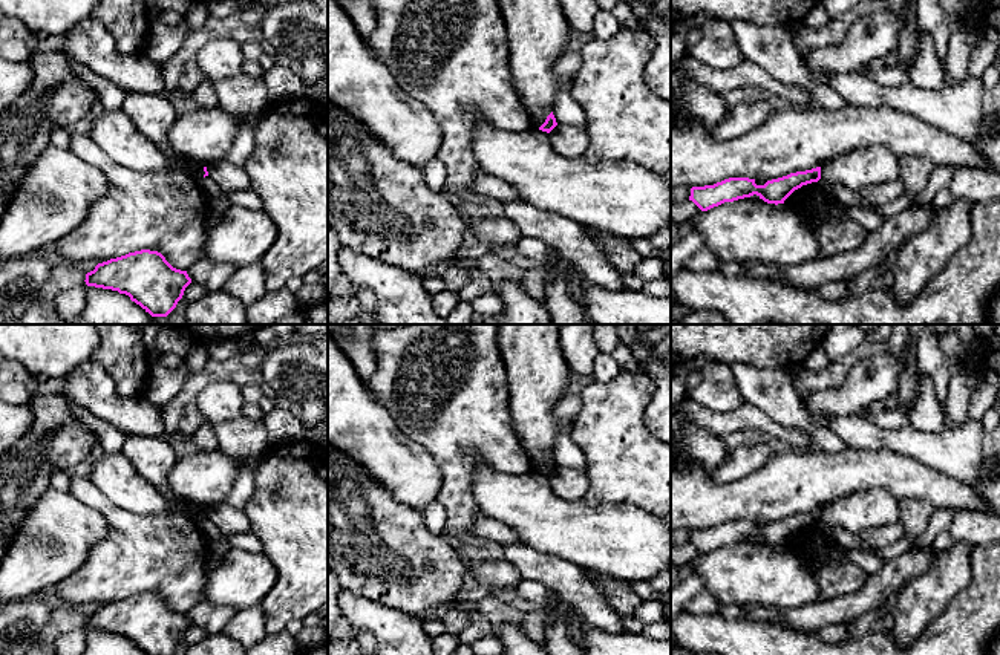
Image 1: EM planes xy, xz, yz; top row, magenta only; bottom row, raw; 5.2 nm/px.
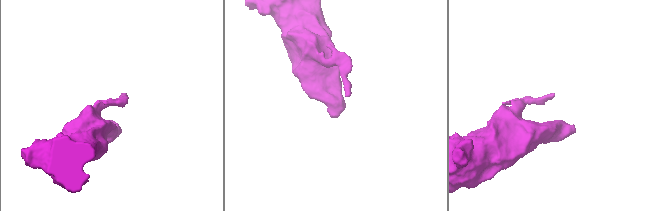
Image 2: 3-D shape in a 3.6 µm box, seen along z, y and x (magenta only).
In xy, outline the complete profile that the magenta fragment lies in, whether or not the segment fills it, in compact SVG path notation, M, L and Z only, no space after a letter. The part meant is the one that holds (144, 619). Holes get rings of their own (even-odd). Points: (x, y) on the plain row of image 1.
M141 592L98 606L84 624L126 637L145 655L172 655L191 621L187 614L173 611L161 595Z

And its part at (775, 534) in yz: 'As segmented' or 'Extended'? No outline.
As segmented

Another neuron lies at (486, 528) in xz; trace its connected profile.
M487 516L479 517L473 523L472 534L479 542L492 540L492 542L499 542L504 546L522 542L516 530Z

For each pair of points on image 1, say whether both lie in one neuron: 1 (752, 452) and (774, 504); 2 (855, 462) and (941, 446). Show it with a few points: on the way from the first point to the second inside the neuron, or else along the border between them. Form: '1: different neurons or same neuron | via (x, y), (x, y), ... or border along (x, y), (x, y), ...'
1: different neurons | border along (774, 455), (755, 470), (726, 484)
2: different neurons | border along (862, 449), (890, 449), (910, 455), (931, 467)

